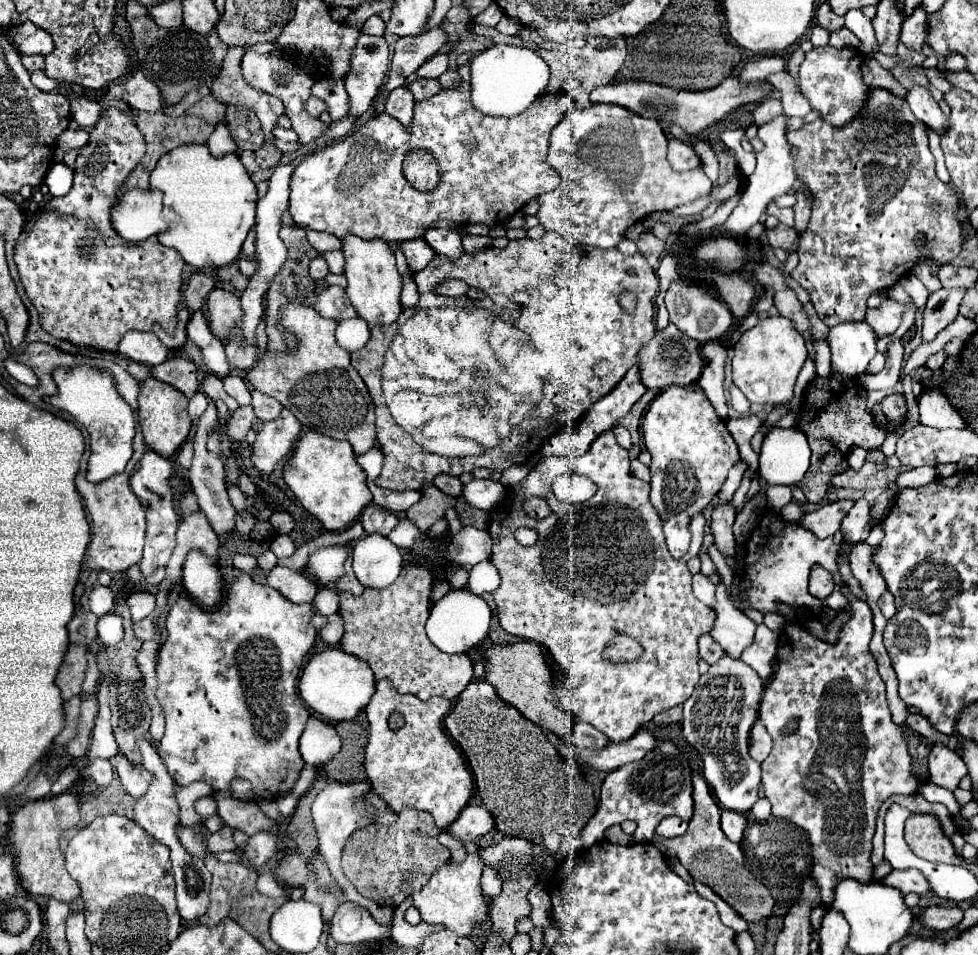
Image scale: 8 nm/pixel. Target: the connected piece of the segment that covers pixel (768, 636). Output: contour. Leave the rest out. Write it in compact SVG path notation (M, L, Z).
M764 623L757 625L754 640L741 654L741 660L751 666L764 681L775 673L775 653L779 646L779 634Z

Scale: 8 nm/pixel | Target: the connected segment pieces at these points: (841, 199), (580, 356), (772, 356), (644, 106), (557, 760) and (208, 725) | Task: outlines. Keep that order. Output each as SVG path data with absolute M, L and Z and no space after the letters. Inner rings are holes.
M873 89L869 99L867 99L867 105L861 109L861 113L843 129L835 129L831 125L827 125L823 119L817 119L809 125L803 125L801 129L797 131L791 131L789 133L789 143L791 143L791 157L793 157L793 169L795 169L795 177L799 181L803 181L813 197L813 209L811 209L811 219L809 219L809 225L807 229L799 235L799 249L797 249L797 255L799 255L799 265L793 269L791 277L803 287L807 289L809 297L811 297L811 303L819 315L819 319L827 325L827 327L835 327L839 323L847 323L847 321L863 321L865 319L865 309L867 309L867 297L871 293L881 293L881 291L887 291L889 287L893 287L903 275L907 275L915 263L923 257L931 257L939 263L949 263L953 257L959 255L961 251L961 225L957 221L957 211L959 211L959 197L957 193L943 181L937 179L935 175L935 159L929 151L929 145L927 145L927 131L925 131L925 125L921 121L915 121L913 125L905 123L905 121L899 121L897 117L893 115L887 115L887 101L881 103L881 91L879 89ZM917 235L923 235L927 239L927 245L923 251L915 249L913 241L917 239Z
M547 231L537 241L527 237L509 241L505 249L489 247L477 251L475 255L463 253L455 261L435 255L435 259L425 269L415 273L413 279L419 291L417 307L403 309L399 321L395 321L391 327L373 327L367 345L351 353L351 363L355 371L363 377L371 393L371 399L375 403L377 441L385 455L377 483L379 487L393 491L407 491L407 489L421 491L421 487L433 485L433 479L439 473L459 477L479 467L505 471L511 465L523 465L529 457L533 457L541 449L545 439L549 439L555 431L563 427L575 425L577 419L581 419L593 403L597 403L603 395L615 389L619 379L623 379L623 375L629 371L629 367L633 367L639 361L639 353L643 345L651 339L651 335L655 335L653 317L655 317L655 295L659 291L659 279L655 277L655 271L649 267L645 257L639 253L623 255L617 247L611 249L573 247L559 233L553 231ZM631 267L635 271L633 275L627 273ZM451 277L463 279L469 287L477 287L485 291L487 297L479 301L473 301L469 297L435 297L431 293L433 285ZM623 291L637 293L639 303L633 315L625 313L617 303ZM513 299L531 299L531 303L527 301L515 303ZM463 307L485 307L489 311L463 309ZM449 457L463 457L463 459L449 459Z
M763 317L753 329L745 331L733 347L733 383L751 403L779 405L793 397L797 375L807 359L807 347L799 331L785 317Z
M727 77L723 79L717 87L707 89L707 91L675 91L671 87L647 83L647 81L623 81L615 85L603 85L591 91L589 101L591 103L615 103L619 107L627 107L629 111L635 111L635 115L643 115L647 119L655 119L659 123L675 123L687 135L697 135L709 125L721 121L729 111L739 109L749 103L761 103L765 97L769 97L773 91L773 85L763 81L763 83L741 83L739 77Z
M471 681L465 687L463 695L455 699L453 711L445 717L445 729L463 749L475 775L477 795L481 797L487 811L493 815L495 829L499 833L529 839L533 843L541 843L543 835L547 833L559 833L561 837L579 837L587 821L595 815L597 799L591 785L583 779L579 765L563 759L563 755L557 753L547 735L535 723L519 715L515 707L507 705L507 701L503 701L497 695L495 687L487 681Z
M239 573L239 577L233 581L225 603L215 607L215 609L203 609L201 605L197 605L195 601L191 601L189 597L179 597L169 615L167 615L167 641L161 645L159 649L159 661L157 661L157 675L159 675L159 703L163 705L165 711L165 721L167 721L167 729L165 735L159 743L159 755L163 759L163 763L167 765L171 777L175 779L177 785L189 785L193 781L205 781L207 785L211 785L213 791L221 791L231 795L231 781L241 777L247 779L253 787L255 787L255 799L279 799L281 795L289 793L299 777L299 771L303 769L305 761L299 755L299 737L305 729L305 723L309 719L309 707L303 705L303 699L299 697L299 675L305 663L305 657L309 653L309 649L315 643L317 631L311 625L311 617L313 617L313 605L311 603L291 603L289 599L285 599L277 589L259 585L251 579L251 575L247 573Z

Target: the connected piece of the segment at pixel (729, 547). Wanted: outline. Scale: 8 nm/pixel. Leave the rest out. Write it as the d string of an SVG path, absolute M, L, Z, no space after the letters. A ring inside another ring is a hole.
M717 503L711 513L711 531L715 535L715 545L723 555L737 555L735 537L733 537L733 523L735 523L737 509L731 503Z

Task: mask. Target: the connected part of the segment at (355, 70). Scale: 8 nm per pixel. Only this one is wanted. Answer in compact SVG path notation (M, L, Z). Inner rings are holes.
M361 35L359 43L355 45L355 51L351 55L351 69L347 73L347 93L349 93L349 101L351 101L351 109L349 113L355 117L361 117L373 103L375 95L379 93L385 75L389 69L389 47L387 41L383 37L369 37L369 35Z

